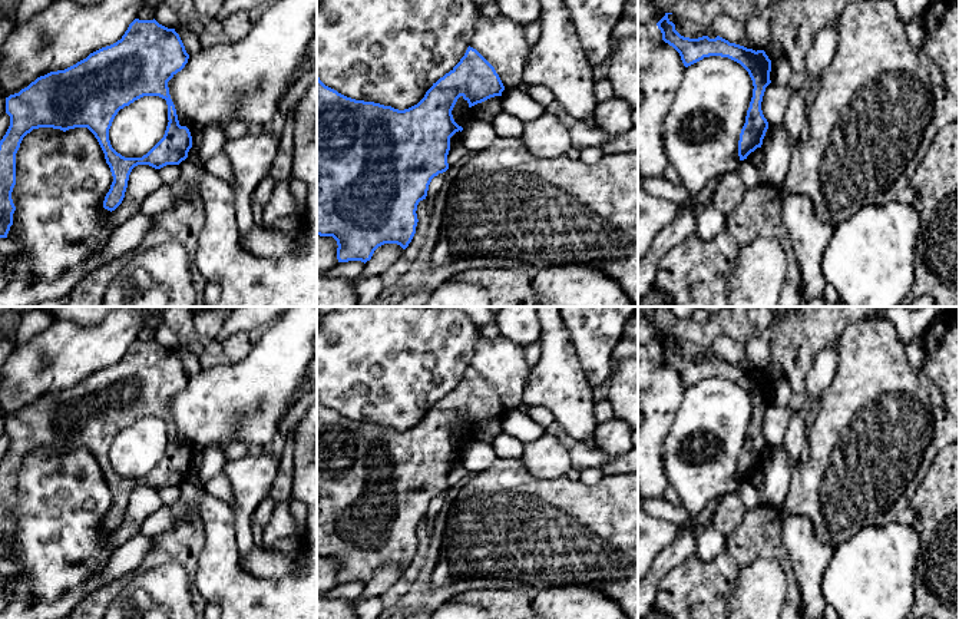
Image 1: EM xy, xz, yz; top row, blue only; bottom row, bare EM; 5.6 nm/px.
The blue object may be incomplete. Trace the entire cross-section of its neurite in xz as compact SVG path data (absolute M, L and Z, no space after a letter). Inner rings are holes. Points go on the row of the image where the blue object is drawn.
M470 46L460 62L433 83L417 105L404 110L347 97L325 86L317 75L317 235L337 241L338 262L366 264L384 244L397 244L403 249L409 246L419 222L417 205L426 199L431 179L449 169L450 138L463 130L452 115L457 99L462 96L472 107L502 96L503 90L495 67Z

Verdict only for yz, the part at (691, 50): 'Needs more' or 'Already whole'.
Already whole

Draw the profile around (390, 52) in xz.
M321 0L317 76L347 97L409 109L460 62L479 16L473 0Z

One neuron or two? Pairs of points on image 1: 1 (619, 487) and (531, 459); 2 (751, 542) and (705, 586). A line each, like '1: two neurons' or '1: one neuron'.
1: two neurons
2: one neuron

